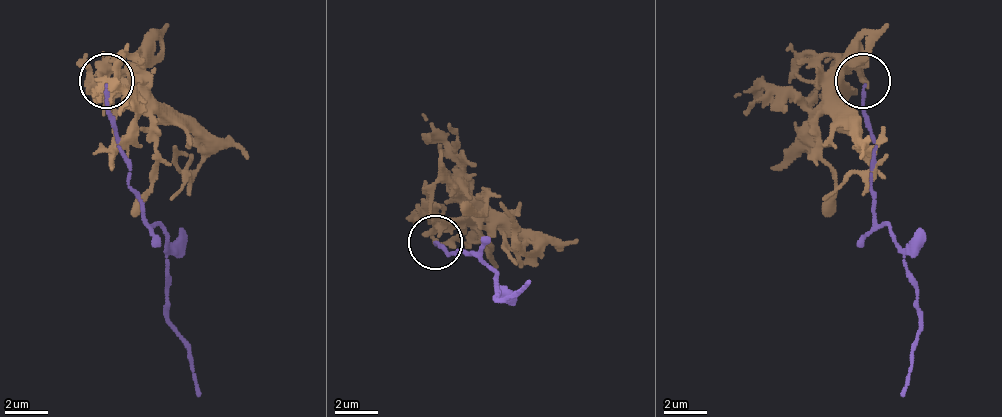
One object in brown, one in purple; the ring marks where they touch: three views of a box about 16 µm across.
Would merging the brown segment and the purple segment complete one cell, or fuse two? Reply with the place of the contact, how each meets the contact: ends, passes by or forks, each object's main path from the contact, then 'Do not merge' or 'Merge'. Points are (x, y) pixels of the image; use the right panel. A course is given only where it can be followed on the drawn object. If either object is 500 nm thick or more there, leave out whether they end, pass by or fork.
Place: (863, 81). At the ring brown passes by. At the ring purple ends. Course of brown: (861, 79), (840, 95), (840, 117), (856, 133), (867, 166), (823, 199). Course of purple: (861, 85), (872, 144), (872, 215), (888, 231), (921, 318), (899, 394). Do not merge

